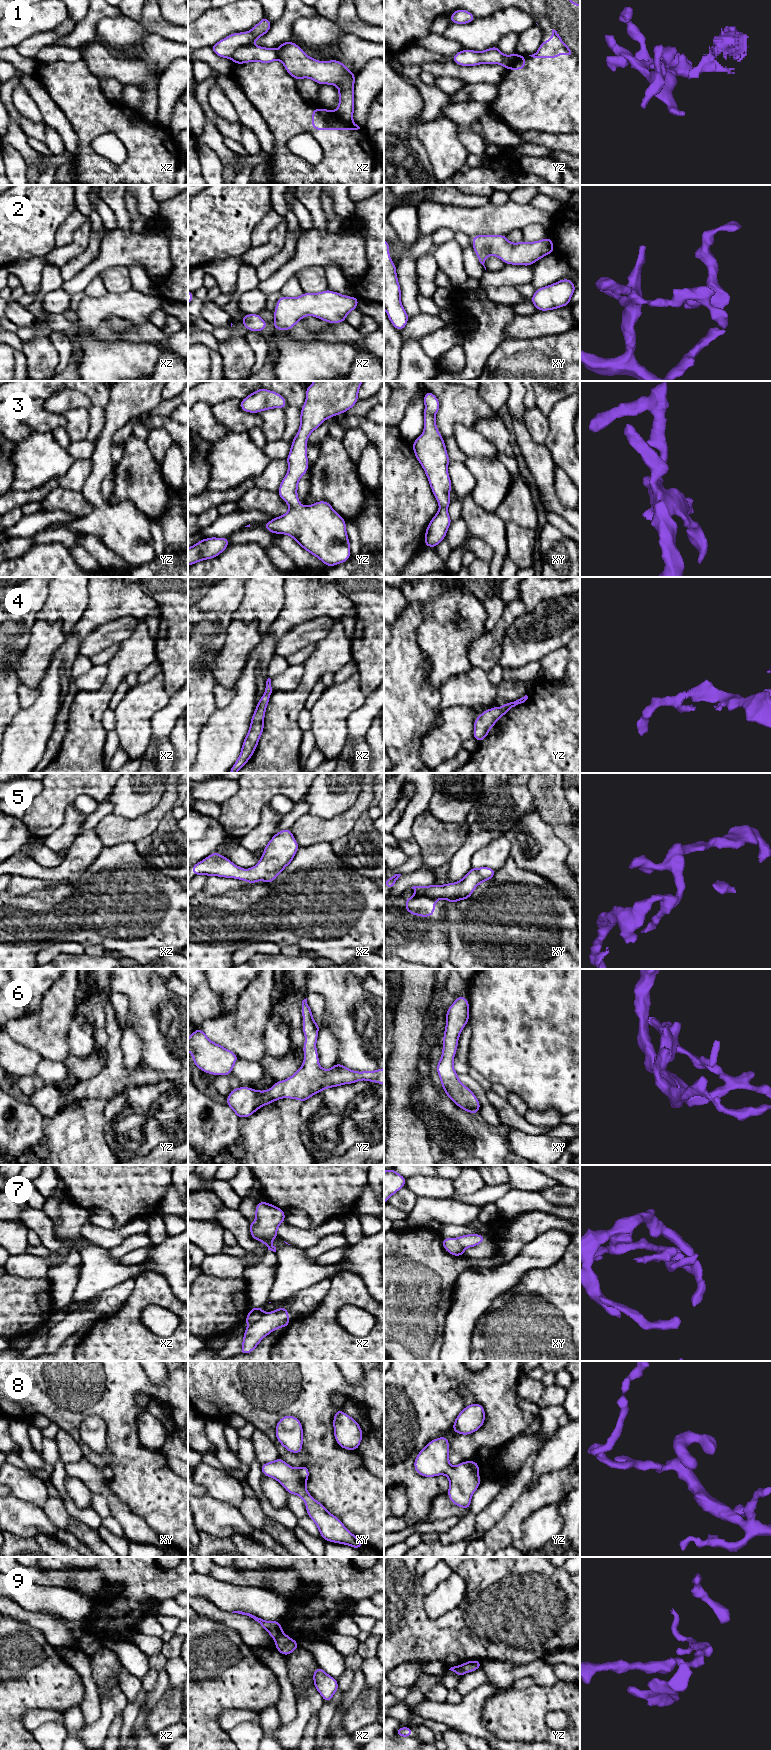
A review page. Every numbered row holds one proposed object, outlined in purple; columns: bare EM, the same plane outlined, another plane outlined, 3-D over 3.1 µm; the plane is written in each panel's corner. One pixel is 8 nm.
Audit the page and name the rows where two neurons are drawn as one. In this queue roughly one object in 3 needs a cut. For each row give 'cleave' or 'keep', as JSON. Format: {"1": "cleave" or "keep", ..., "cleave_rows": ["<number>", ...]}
{"1": "cleave", "2": "keep", "3": "keep", "4": "keep", "5": "keep", "6": "keep", "7": "cleave", "8": "keep", "9": "cleave", "cleave_rows": ["1", "7", "9"]}

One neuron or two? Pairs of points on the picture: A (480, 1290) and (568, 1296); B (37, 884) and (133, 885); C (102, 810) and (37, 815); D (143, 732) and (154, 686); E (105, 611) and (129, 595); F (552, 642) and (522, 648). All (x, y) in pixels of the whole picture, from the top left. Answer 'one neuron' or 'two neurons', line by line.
A: two neurons
B: two neurons
C: two neurons
D: one neuron
E: one neuron
F: one neuron

